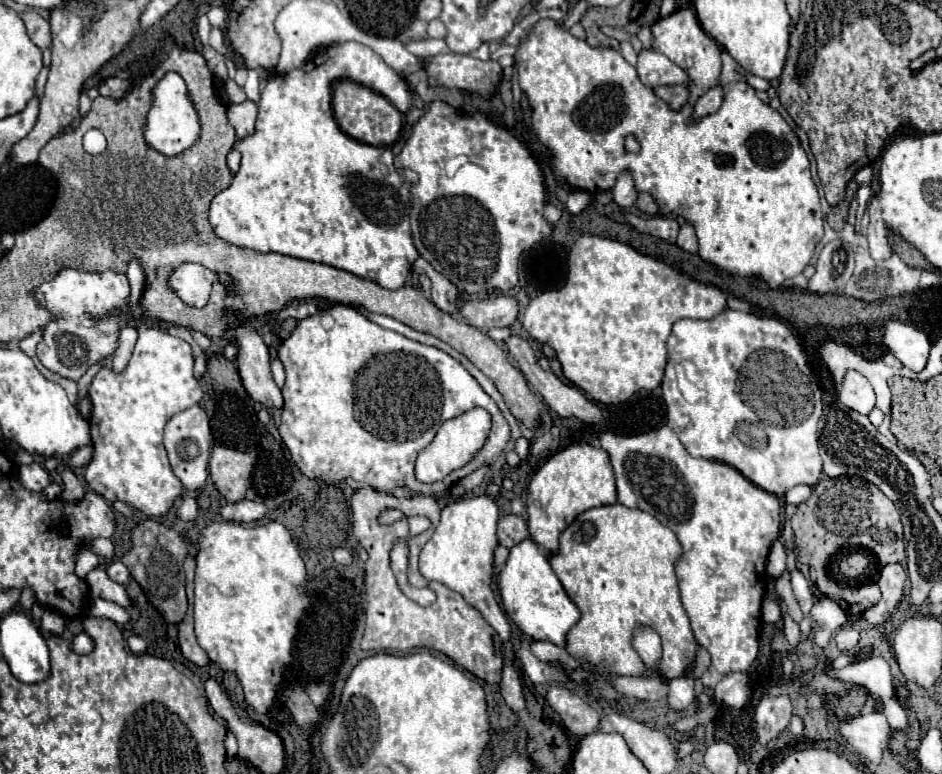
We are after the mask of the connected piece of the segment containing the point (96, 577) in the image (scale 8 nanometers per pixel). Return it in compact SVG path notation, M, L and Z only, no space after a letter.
M97 568L97 570L89 572L87 574L87 584L89 584L89 590L91 590L93 596L99 596L99 598L109 600L109 602L115 602L115 604L119 604L123 608L131 608L133 606L133 600L129 598L127 590L121 584L113 582L107 576L105 568Z

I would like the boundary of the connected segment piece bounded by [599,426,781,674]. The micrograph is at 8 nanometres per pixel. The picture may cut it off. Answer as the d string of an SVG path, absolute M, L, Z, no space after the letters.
M661 426L639 436L617 436L613 432L601 432L599 440L601 448L611 458L617 484L617 500L623 506L653 514L659 522L675 532L683 548L683 554L675 562L681 600L697 642L711 654L713 668L719 674L731 674L739 670L747 672L759 654L761 600L767 580L765 562L773 540L777 540L781 534L779 498L751 484L751 480L747 480L729 464L693 458L669 426Z

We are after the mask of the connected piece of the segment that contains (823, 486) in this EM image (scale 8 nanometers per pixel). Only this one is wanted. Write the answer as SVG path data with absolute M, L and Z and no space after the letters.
M839 476L817 482L811 498L797 506L791 524L795 532L797 560L809 566L809 576L813 584L819 588L819 592L823 592L829 600L837 602L849 616L861 616L863 610L875 604L881 596L879 588L875 582L849 588L847 584L831 580L827 574L829 560L845 546L865 548L873 552L879 564L905 560L903 524L895 504L875 484L861 480L857 476Z

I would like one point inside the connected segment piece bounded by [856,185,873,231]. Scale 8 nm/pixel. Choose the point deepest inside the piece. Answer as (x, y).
(864, 193)

